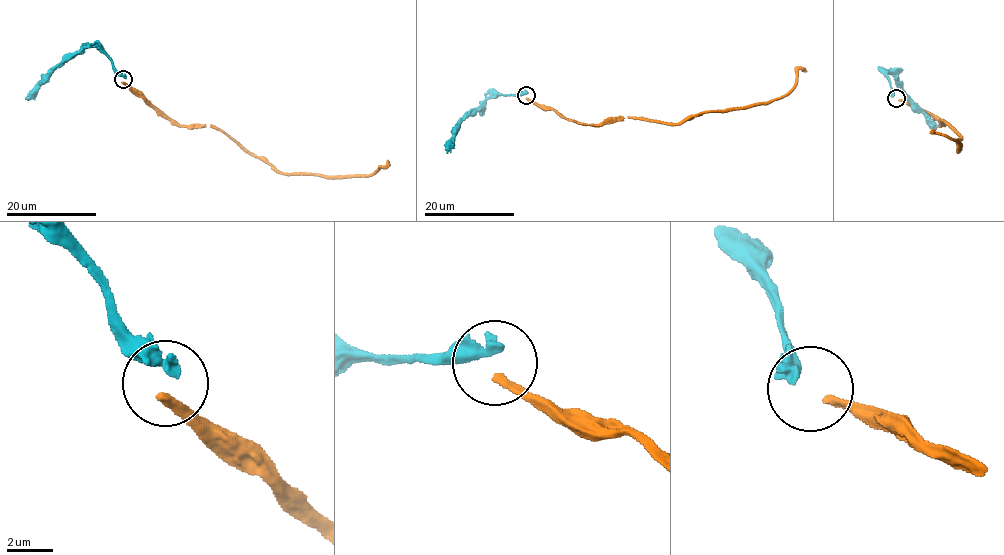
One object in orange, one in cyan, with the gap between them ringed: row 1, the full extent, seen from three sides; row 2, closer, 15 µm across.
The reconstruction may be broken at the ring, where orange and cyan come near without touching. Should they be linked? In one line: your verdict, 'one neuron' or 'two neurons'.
two neurons

